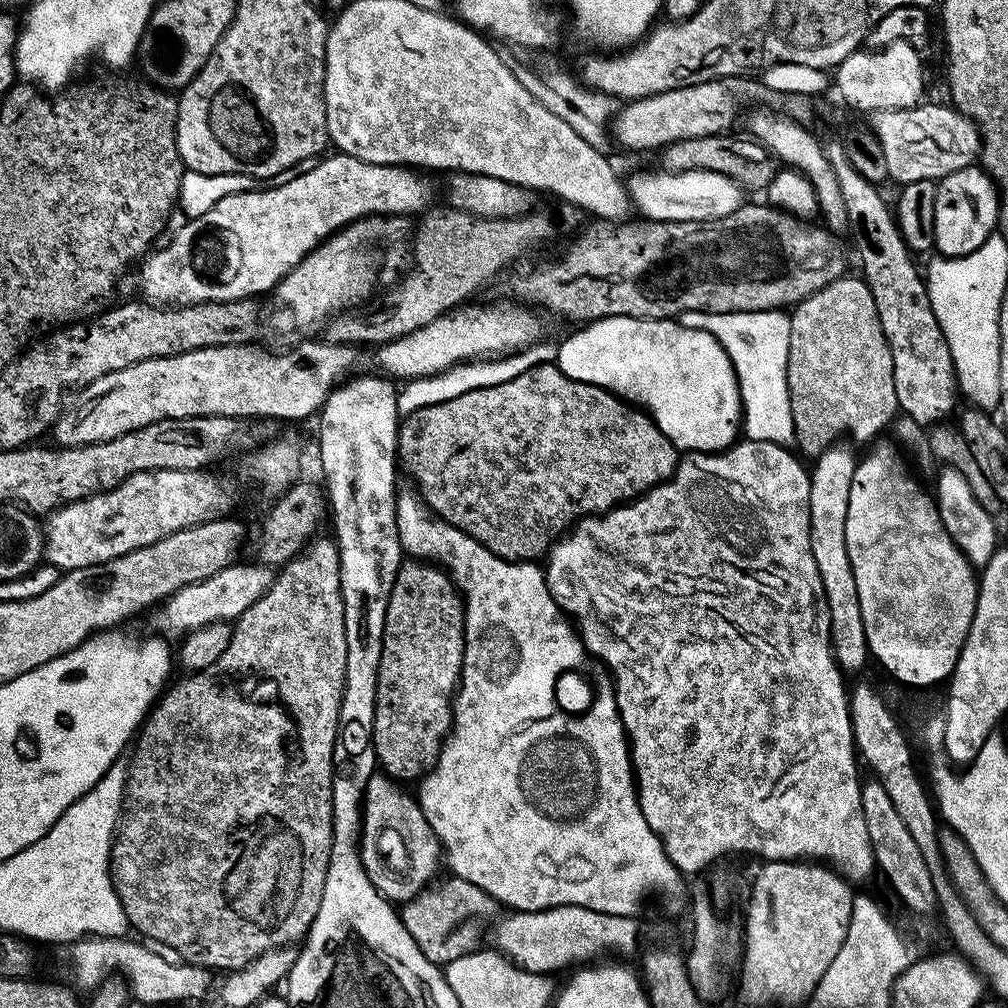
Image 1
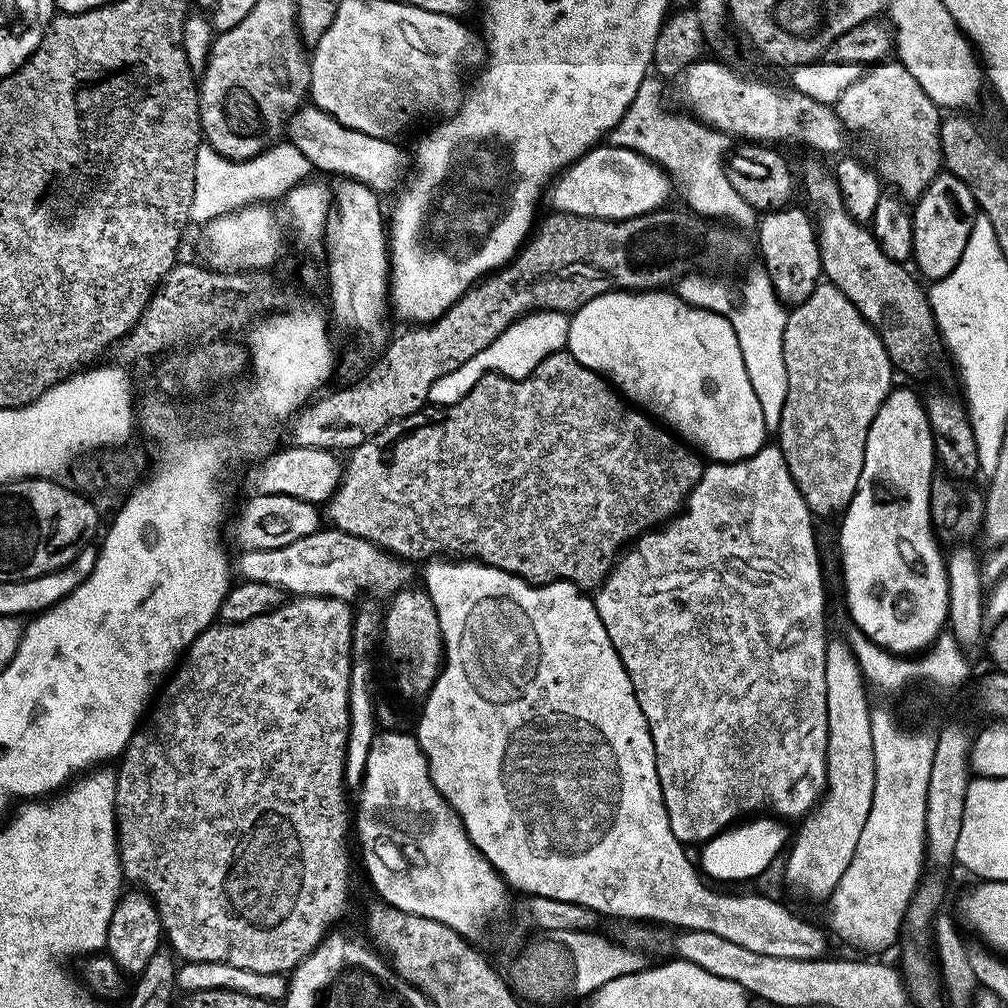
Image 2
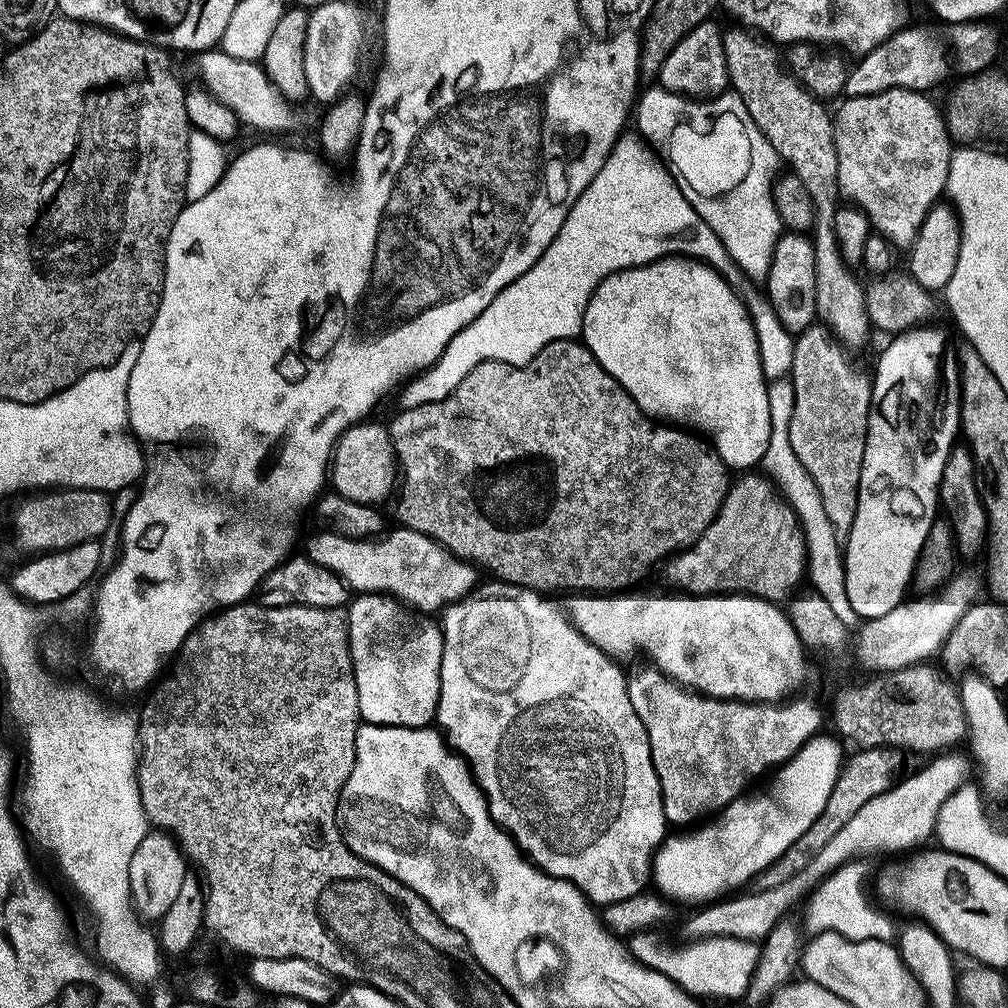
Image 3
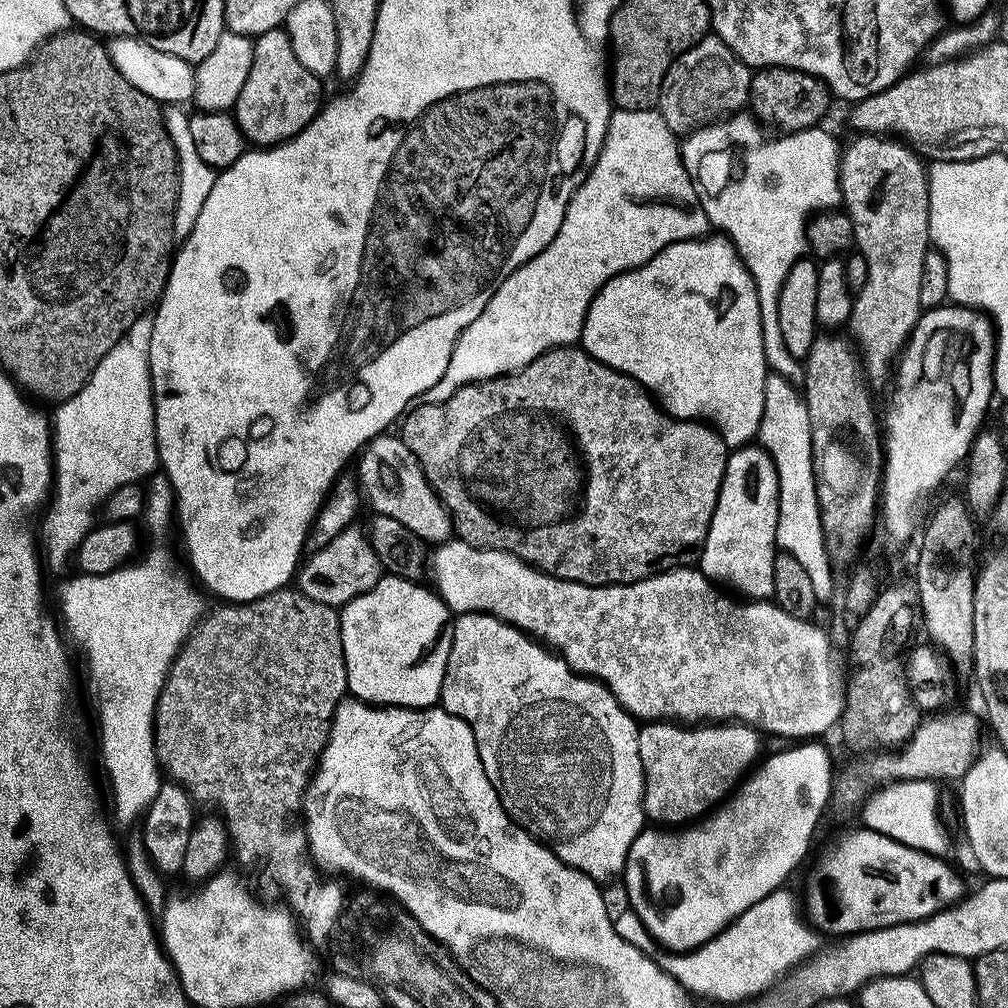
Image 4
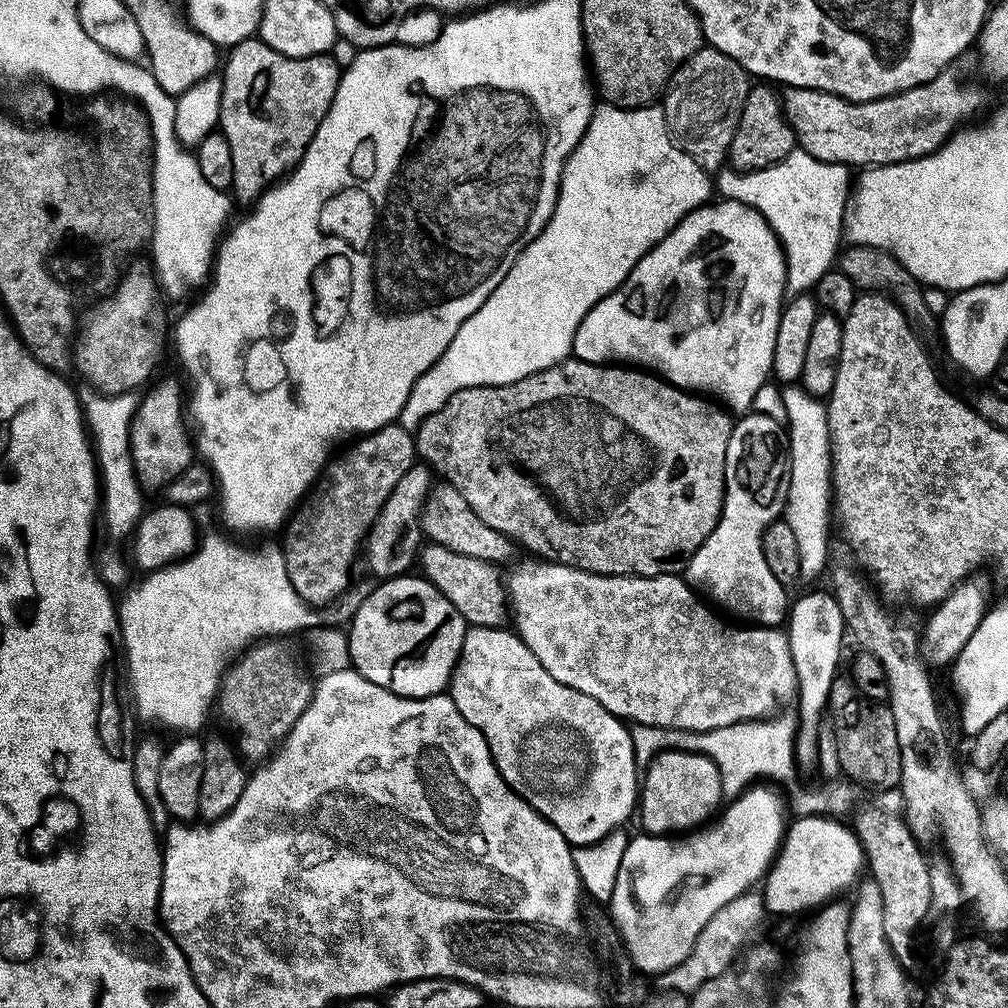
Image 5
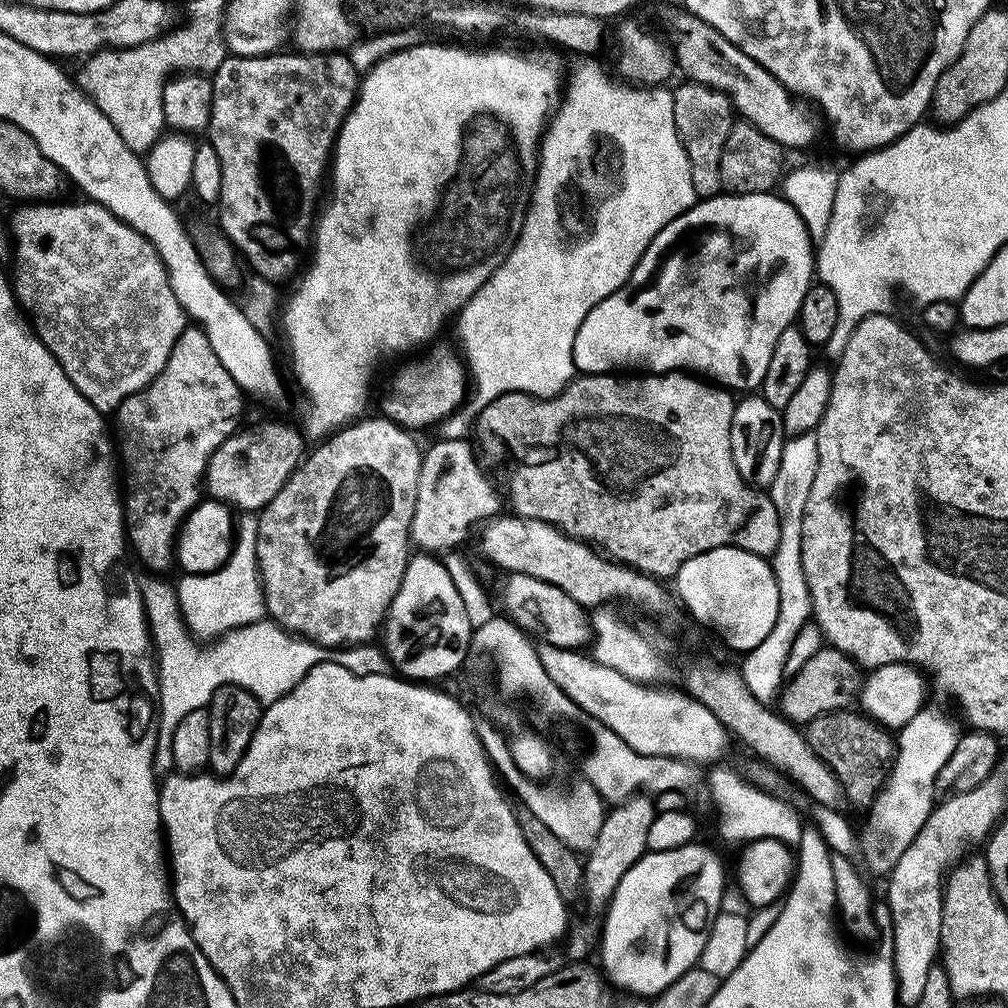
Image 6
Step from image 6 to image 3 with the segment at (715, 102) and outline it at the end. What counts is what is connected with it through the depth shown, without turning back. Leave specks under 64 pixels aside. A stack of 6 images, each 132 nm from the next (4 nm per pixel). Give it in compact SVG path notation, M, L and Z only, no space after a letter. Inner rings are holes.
M709 18L701 22L696 29L690 30L682 38L669 56L662 62L658 75L659 87L668 92L677 92L679 96L687 96L697 100L707 100L729 91L730 79L726 66L726 50L722 28L715 24L715 19Z

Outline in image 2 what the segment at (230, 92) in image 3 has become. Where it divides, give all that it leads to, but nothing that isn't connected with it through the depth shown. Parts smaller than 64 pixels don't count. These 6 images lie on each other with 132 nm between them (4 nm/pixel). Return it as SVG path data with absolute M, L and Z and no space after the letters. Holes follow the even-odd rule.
M301 106L288 117L286 136L309 159L311 167L317 173L333 172L333 177L336 178L358 180L370 186L377 194L388 191L391 193L397 187L396 171L400 168L399 143L350 130L315 106Z

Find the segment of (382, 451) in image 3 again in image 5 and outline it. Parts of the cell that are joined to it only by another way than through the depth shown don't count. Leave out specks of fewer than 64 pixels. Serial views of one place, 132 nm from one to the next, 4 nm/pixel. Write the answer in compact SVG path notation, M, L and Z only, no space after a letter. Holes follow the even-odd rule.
M447 482L438 484L424 497L424 507L420 510L418 519L423 535L433 544L446 546L446 550L454 550L458 554L466 554L470 558L489 562L510 559L512 548L514 549L513 541L498 534L498 530L486 526L486 522L482 522L482 518L478 518L478 514L474 514L474 510L470 510L466 498L462 498L462 494L458 494L458 490L454 490L452 484Z

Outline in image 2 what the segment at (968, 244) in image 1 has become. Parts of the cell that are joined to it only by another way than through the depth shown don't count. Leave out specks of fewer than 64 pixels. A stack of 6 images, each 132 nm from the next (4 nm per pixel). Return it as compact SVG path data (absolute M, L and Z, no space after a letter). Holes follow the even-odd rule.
M941 171L940 175L932 179L930 186L926 186L920 199L915 201L911 214L914 226L912 260L920 267L919 275L925 281L928 279L928 282L946 278L946 274L958 266L962 250L966 250L966 242L970 238L972 221L978 215L976 199L970 186L966 186L966 182L962 182L962 178L954 173Z

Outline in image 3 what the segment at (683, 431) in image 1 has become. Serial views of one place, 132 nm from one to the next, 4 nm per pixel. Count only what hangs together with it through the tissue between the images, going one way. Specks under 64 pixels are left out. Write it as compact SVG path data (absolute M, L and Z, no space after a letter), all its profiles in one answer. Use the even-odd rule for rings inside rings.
M665 258L656 260L653 264L643 264L640 268L625 268L608 276L596 287L590 302L586 306L584 326L582 329L582 343L594 354L594 358L623 388L634 398L634 402L645 414L660 422L667 422L672 426L679 426L685 430L695 430L705 437L715 448L722 462L732 470L752 470L763 461L766 446L770 442L770 402L768 401L769 381L762 370L760 351L756 341L756 331L752 326L752 319L748 309L744 307L741 293L729 284L720 273L715 272L708 264L693 262L688 258Z

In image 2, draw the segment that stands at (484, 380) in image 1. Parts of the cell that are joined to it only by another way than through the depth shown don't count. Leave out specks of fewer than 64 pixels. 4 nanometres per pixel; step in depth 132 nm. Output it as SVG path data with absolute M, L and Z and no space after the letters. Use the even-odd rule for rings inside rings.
M541 310L520 317L502 334L498 334L498 338L494 338L484 350L474 354L474 358L458 366L458 370L438 378L438 382L430 386L429 401L436 406L457 404L489 372L499 372L500 375L509 376L512 380L521 380L523 376L529 376L547 356L561 351L567 345L568 322L569 317L563 312Z

